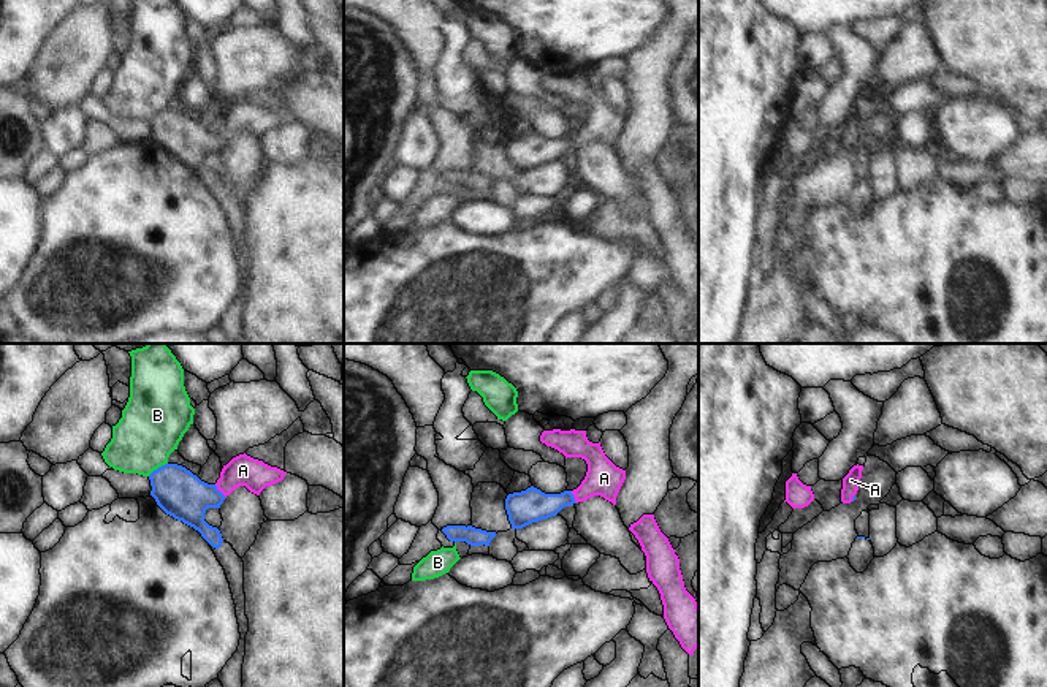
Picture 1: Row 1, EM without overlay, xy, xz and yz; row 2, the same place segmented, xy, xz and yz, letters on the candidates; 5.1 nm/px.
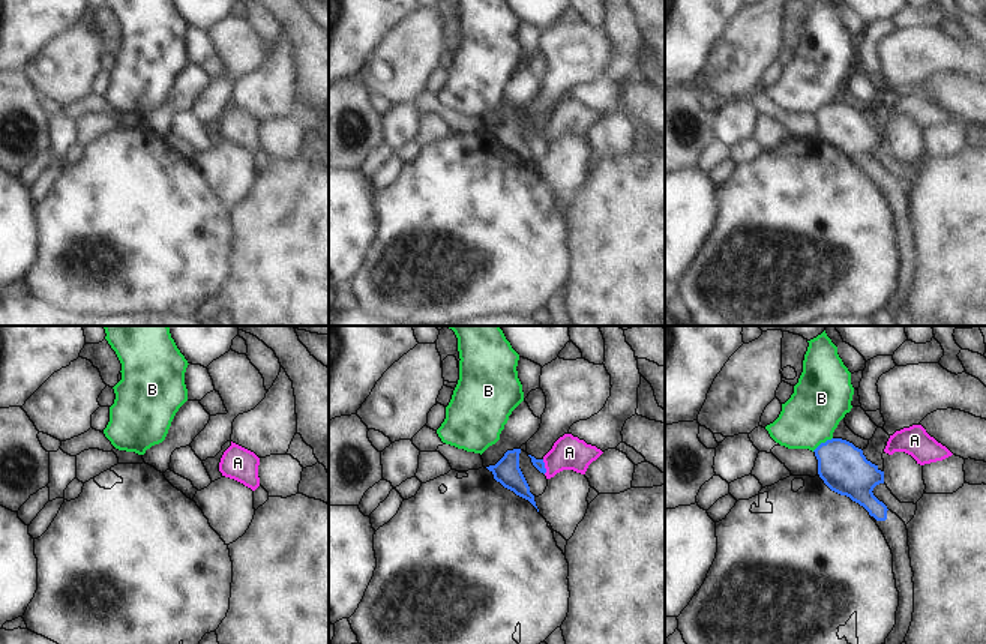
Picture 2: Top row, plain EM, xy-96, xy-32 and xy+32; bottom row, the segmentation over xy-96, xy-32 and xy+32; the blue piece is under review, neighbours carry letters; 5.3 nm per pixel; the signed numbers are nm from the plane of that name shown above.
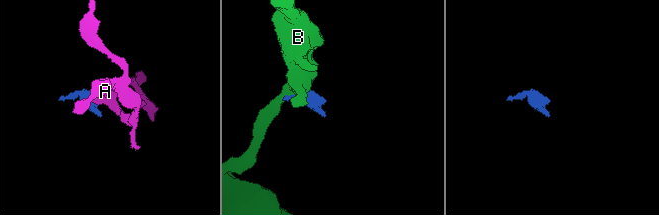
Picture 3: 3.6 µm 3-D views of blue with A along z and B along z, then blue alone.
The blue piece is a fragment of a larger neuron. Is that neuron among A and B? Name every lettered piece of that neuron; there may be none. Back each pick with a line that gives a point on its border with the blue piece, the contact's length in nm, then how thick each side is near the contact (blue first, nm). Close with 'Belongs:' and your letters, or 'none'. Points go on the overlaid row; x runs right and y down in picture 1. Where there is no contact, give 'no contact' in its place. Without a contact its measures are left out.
A: meets blue in xy at (219, 491); contact 90 nm long; 240 nm thick on the blue side, 160 nm on the other
Belongs: A

